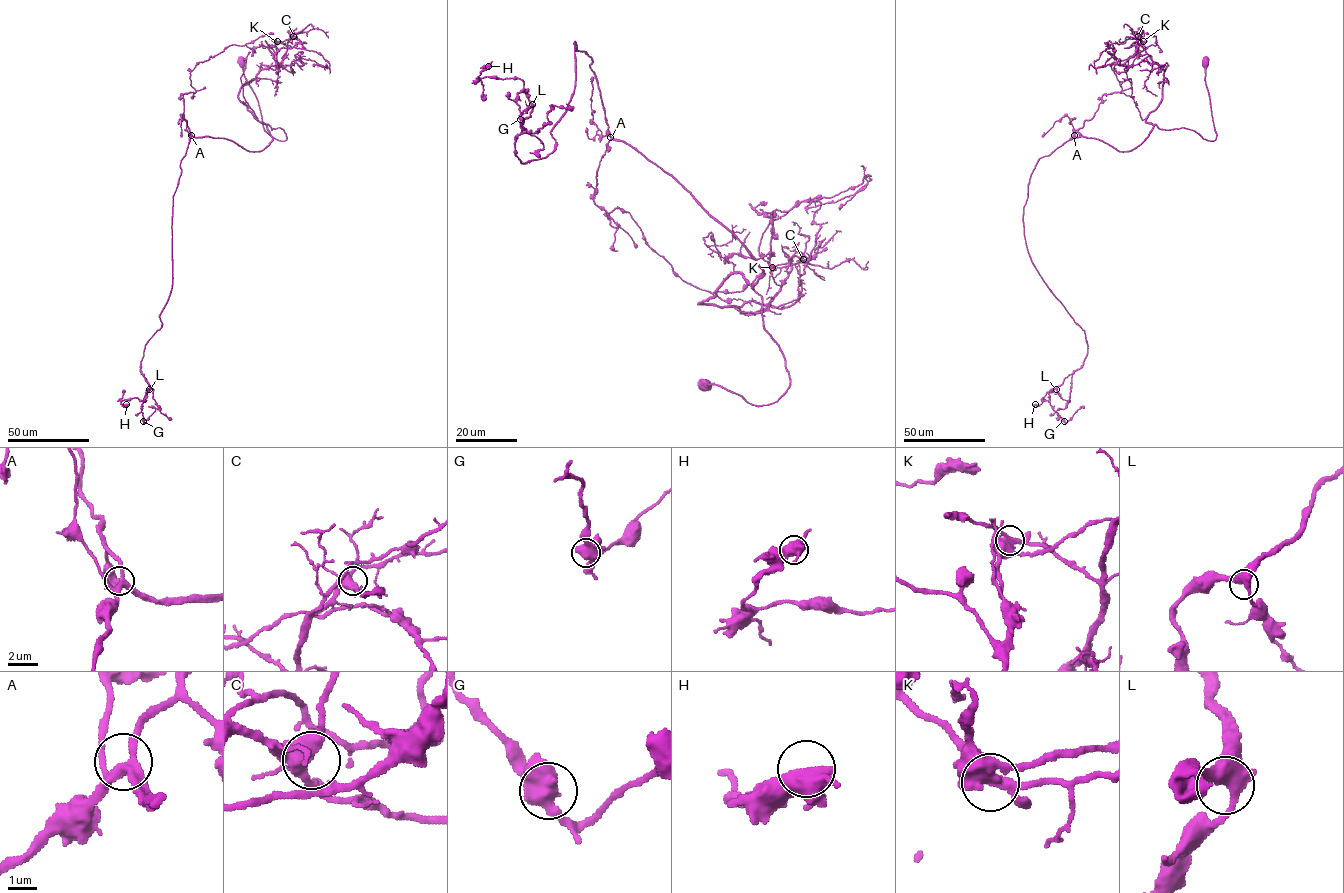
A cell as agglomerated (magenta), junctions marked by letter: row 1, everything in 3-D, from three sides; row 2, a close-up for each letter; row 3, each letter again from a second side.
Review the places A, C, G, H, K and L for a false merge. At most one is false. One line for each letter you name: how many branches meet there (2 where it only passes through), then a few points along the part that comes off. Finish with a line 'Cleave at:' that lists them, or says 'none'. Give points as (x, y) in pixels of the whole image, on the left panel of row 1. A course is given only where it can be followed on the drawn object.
K: Branches: 4. Course of the part to remove: (277, 41), (277, 65), (274, 55), (283, 47), (294, 47), (320, 53), (329, 64), (329, 68), (313, 66)
Cleave at: K

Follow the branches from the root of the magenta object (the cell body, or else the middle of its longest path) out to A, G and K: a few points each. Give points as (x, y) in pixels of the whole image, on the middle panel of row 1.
A: (706, 386), (766, 405), (789, 385), (753, 289), (763, 271), (671, 176), (610, 137)
G: (706, 386), (789, 385), (755, 258), (611, 137), (575, 42), (545, 157), (515, 156), (520, 119)
K: (706, 386), (756, 405), (788, 388), (762, 297), (740, 273), (699, 303), (756, 313), (790, 271), (772, 267)

